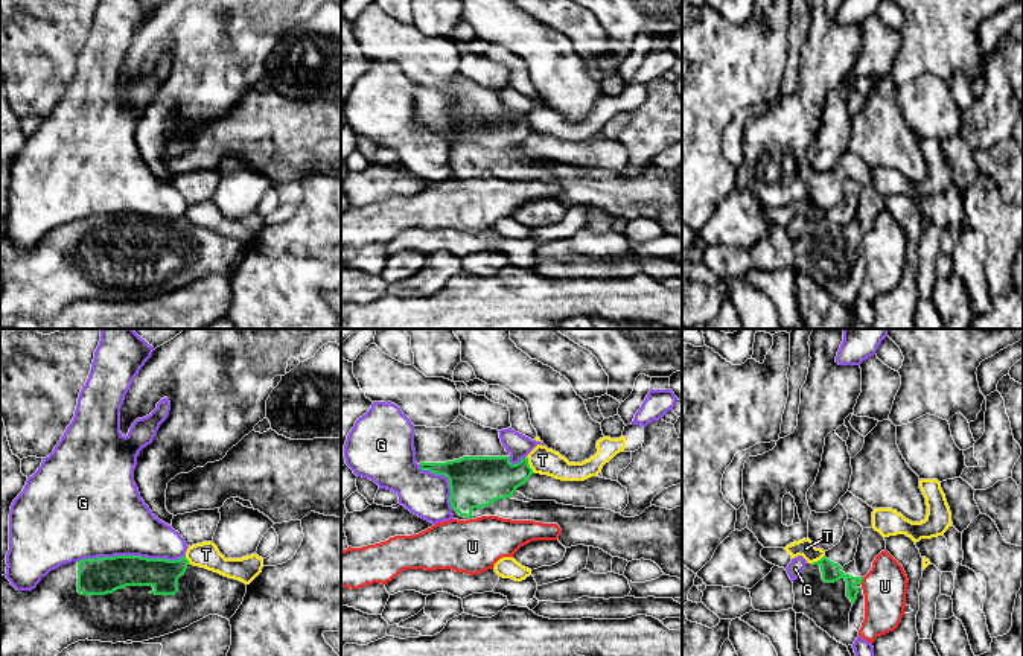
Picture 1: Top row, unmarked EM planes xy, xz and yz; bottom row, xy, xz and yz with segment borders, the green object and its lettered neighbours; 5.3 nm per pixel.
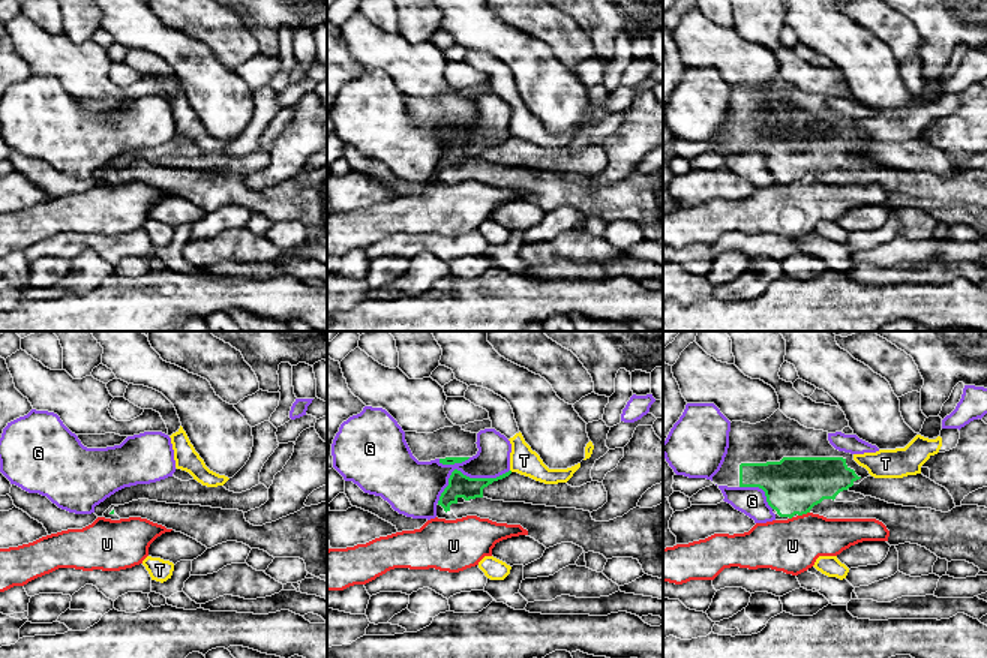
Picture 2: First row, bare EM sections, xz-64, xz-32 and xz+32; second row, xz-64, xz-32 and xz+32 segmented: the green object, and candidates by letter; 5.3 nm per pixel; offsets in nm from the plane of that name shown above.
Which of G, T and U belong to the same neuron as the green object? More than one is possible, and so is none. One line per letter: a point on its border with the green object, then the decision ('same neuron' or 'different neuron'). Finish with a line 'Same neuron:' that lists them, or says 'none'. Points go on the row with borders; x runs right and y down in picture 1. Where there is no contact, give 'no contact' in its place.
G: xy (131, 556) | different neuron
T: xz (529, 464) | different neuron
U: yz (862, 580) | different neuron
Same neuron: none

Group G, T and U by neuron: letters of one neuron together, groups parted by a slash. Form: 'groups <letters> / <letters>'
groups G T / U

